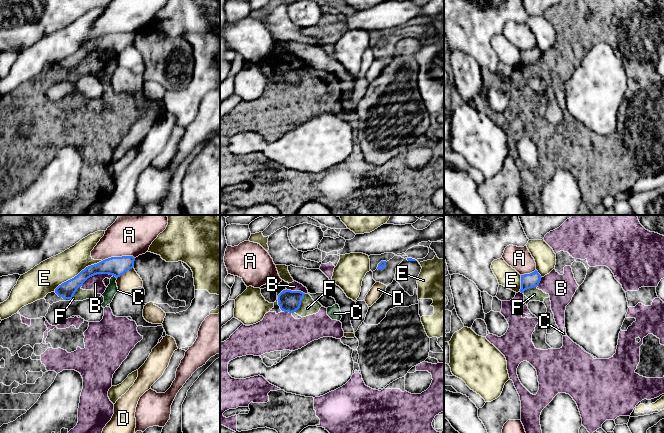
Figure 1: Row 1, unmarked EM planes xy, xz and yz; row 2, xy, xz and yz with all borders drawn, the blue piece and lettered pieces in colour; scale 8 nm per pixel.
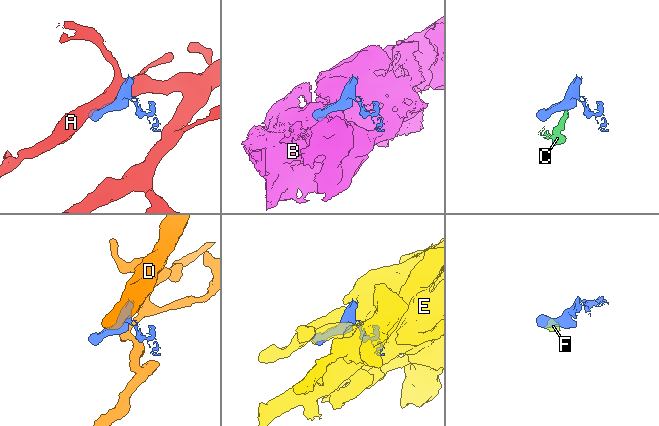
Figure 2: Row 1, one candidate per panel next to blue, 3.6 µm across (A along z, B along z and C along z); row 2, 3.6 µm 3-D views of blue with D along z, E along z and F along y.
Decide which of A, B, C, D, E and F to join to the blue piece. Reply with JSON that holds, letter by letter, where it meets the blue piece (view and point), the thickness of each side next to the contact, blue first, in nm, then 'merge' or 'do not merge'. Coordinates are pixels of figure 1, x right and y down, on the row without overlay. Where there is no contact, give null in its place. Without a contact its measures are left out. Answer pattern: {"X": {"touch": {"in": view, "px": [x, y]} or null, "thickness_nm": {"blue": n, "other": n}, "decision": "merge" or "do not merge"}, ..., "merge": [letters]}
{"A": {"touch": {"in": "xy", "px": [118, 33]}, "thickness_nm": {"blue": 160, "other": 260}, "decision": "do not merge"}, "B": {"touch": {"in": "xy", "px": [97, 49]}, "thickness_nm": {"blue": 160, "other": 120}, "decision": "do not merge"}, "C": {"touch": {"in": "xy", "px": [115, 52]}, "thickness_nm": {"blue": 160, "other": 90}, "decision": "do not merge"}, "D": {"touch": {"in": "xy", "px": [125, 47]}, "thickness_nm": {"blue": 160, "other": 140}, "decision": "do not merge"}, "E": {"touch": {"in": "xy", "px": [78, 50]}, "thickness_nm": {"blue": 140, "other": 240}, "decision": "do not merge"}, "F": {"touch": {"in": "xz", "px": [300, 80]}, "thickness_nm": {"blue": 180, "other": 130}, "decision": "do not merge"}, "merge": []}

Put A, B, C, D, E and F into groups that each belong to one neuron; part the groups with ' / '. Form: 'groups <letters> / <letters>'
groups A / B C F / D / E

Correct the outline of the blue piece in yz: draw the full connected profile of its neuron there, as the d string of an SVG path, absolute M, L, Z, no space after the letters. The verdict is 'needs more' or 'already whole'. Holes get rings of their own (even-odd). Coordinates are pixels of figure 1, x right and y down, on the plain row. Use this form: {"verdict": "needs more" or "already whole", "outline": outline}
{"verdict": "already whole", "outline": "M537 46L530 50L521 51L521 65L520 68L524 69L525 66L536 63L541 57L541 51Z"}

